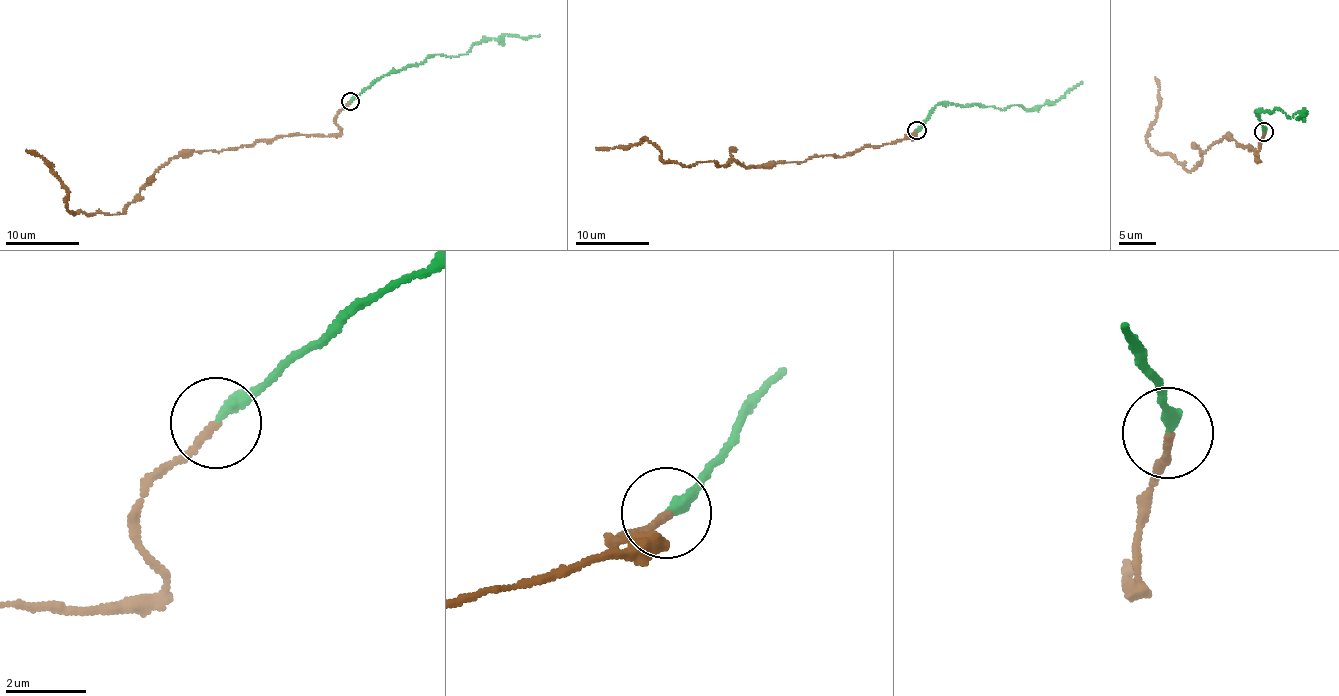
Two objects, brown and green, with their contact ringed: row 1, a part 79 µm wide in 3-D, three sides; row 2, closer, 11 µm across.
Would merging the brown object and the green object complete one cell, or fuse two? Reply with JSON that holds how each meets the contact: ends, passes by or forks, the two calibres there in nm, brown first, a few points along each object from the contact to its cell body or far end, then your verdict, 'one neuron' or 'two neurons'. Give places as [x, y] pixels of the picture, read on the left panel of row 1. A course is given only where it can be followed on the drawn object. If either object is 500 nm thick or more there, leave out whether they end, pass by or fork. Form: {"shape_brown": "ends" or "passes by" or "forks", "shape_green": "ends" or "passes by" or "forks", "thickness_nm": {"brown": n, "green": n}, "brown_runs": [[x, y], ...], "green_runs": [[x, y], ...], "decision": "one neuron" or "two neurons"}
{"shape_brown": "ends", "shape_green": "ends", "thickness_nm": {"brown": 170, "green": 280}, "brown_runs": [[350, 102], [336, 119], [337, 133], [181, 152], [161, 164], [123, 213], [73, 215], [58, 176], [26, 149]], "green_runs": [[350, 102], [388, 73], [425, 62], [434, 54], [468, 54], [474, 43], [509, 34], [521, 37], [539, 34]], "decision": "one neuron"}

